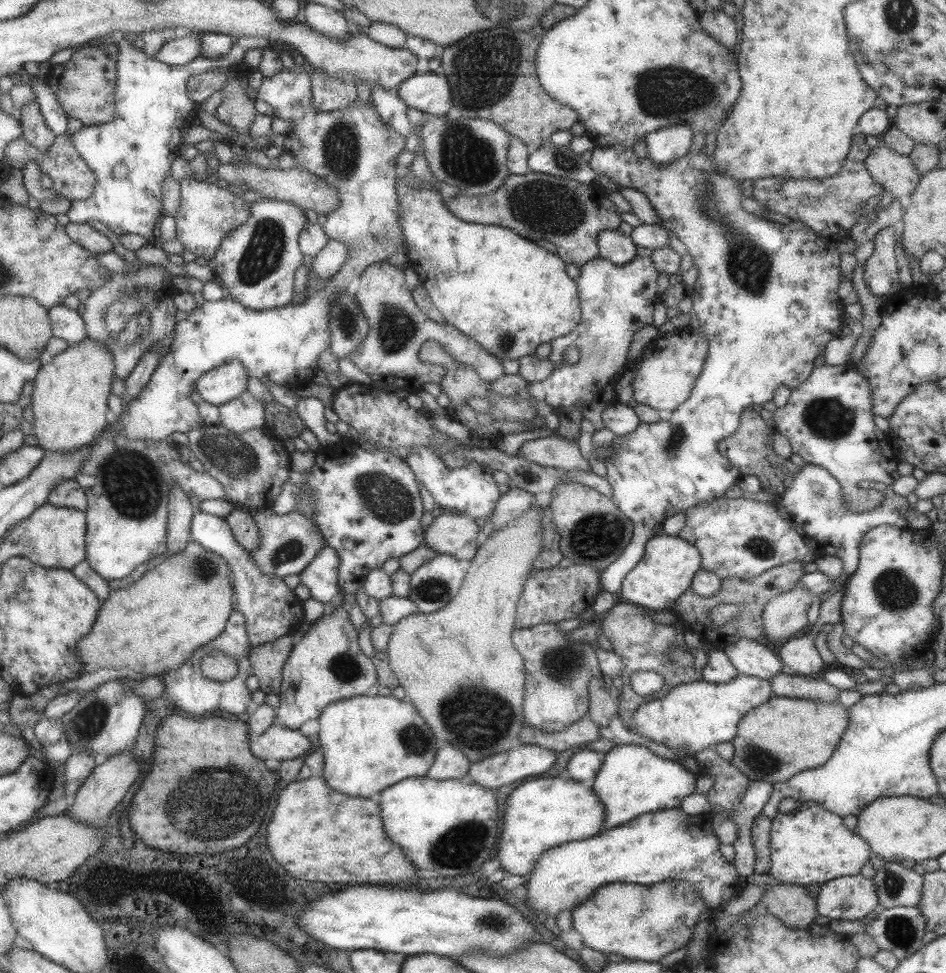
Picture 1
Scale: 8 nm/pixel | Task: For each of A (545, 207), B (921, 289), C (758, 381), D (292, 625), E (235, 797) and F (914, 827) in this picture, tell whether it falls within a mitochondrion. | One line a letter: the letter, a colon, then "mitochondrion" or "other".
A: mitochondrion
B: other
C: other
D: other
E: mitochondrion
F: other

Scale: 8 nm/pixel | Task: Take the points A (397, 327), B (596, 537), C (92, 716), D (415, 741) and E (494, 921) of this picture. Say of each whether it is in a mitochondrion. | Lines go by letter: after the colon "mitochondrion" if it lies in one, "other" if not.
A: mitochondrion
B: mitochondrion
C: mitochondrion
D: mitochondrion
E: mitochondrion

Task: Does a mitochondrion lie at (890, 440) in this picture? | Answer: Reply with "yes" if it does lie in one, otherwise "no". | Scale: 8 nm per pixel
no

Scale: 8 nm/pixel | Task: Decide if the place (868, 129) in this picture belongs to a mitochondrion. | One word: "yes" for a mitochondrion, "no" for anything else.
no

